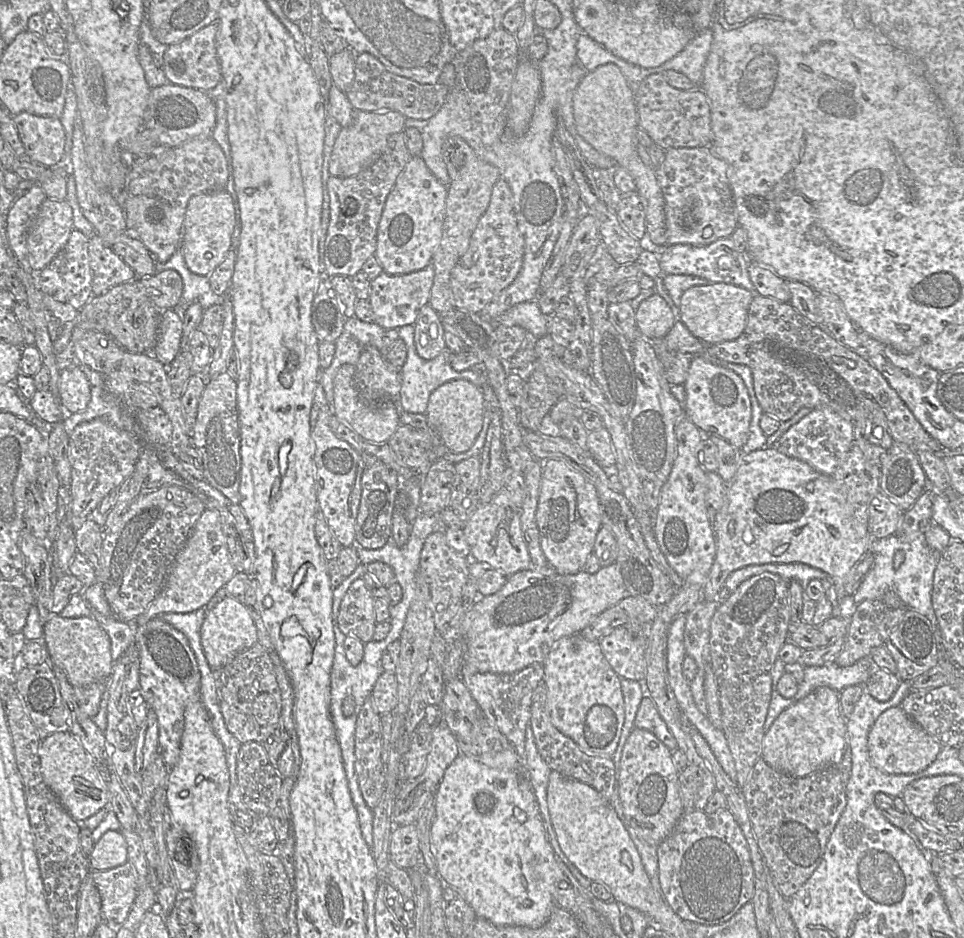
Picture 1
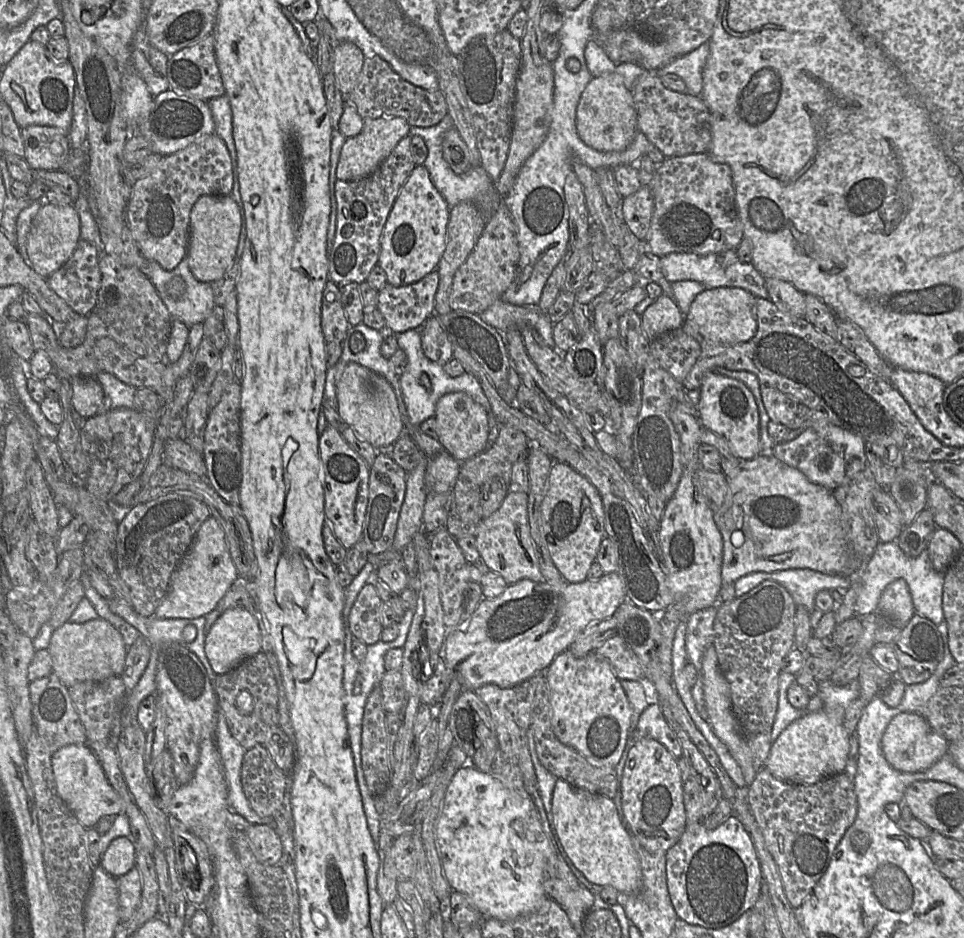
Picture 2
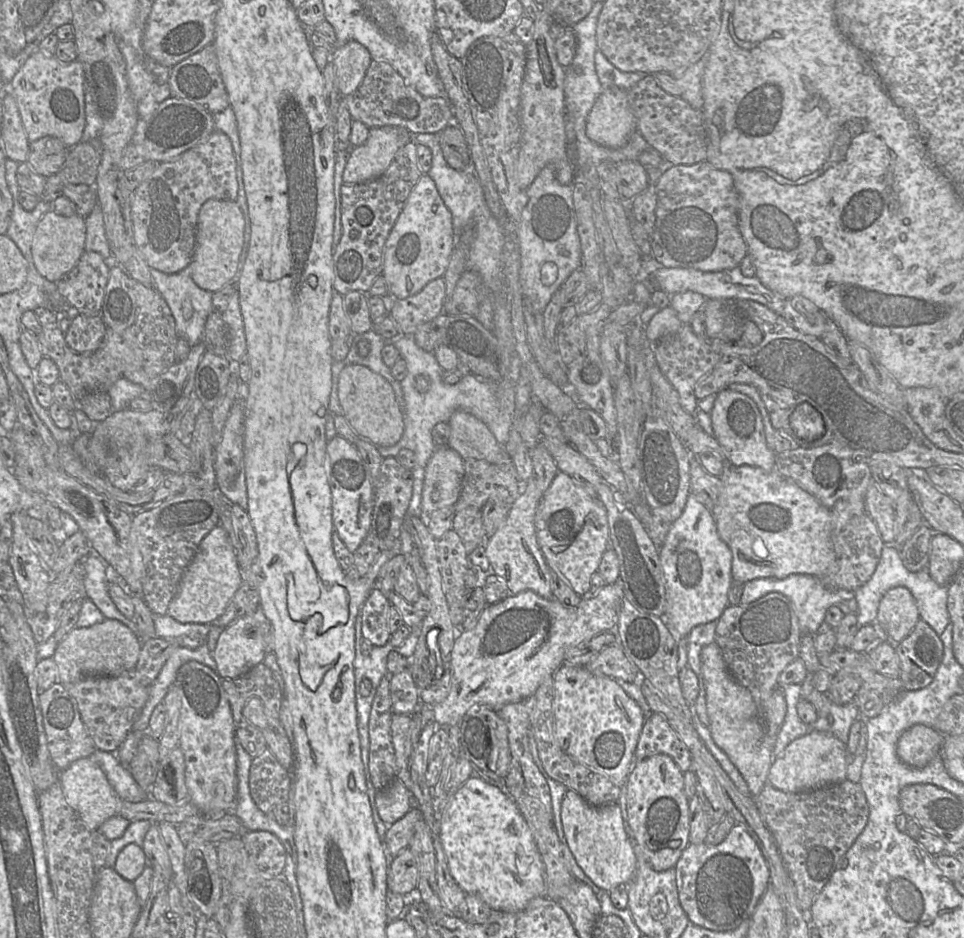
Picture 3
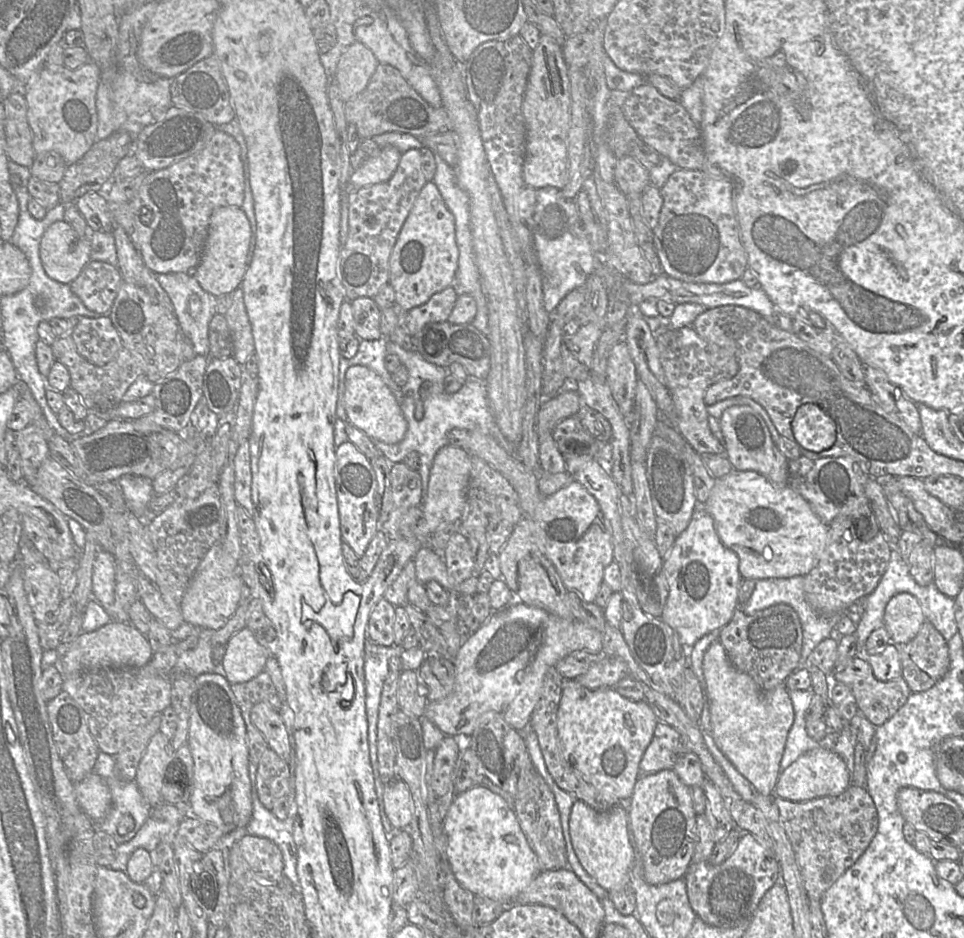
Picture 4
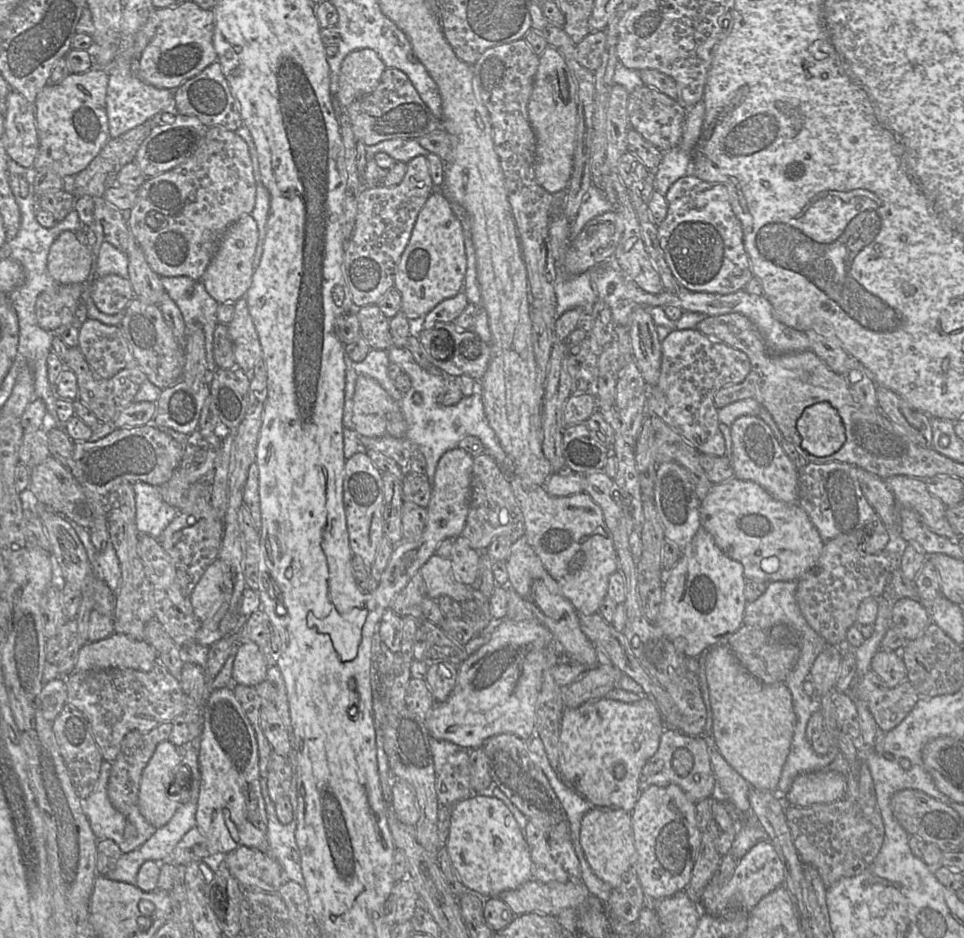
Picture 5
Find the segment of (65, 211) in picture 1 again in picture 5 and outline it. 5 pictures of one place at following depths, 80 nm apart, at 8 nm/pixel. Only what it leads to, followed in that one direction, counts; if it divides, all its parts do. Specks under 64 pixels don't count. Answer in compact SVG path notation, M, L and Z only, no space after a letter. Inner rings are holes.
M63 231L49 249L47 269L50 276L59 284L89 283L93 278L91 249L81 244L74 232Z

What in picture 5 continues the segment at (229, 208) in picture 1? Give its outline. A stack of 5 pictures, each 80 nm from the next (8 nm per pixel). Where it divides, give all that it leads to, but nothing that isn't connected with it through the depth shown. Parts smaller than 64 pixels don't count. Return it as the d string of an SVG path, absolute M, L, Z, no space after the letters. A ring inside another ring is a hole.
M250 214L242 215L224 233L212 260L200 279L208 294L218 303L234 303L245 297L252 283L253 259L258 239L258 226Z

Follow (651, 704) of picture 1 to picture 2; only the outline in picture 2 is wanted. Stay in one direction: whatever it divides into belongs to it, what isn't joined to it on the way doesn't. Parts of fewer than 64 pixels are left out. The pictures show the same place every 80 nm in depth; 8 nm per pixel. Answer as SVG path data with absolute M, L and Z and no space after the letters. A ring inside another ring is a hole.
M650 703L640 715L636 728L629 730L629 738L623 752L629 752L630 748L642 738L651 738L662 744L675 759L682 756L680 743L667 723L659 703Z

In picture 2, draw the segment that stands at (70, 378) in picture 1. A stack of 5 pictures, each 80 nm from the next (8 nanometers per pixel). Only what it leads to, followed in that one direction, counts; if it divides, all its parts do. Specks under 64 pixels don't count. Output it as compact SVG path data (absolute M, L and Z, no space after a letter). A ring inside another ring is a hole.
M76 377L70 381L71 402L75 411L85 418L102 412L104 391L100 383L92 377Z

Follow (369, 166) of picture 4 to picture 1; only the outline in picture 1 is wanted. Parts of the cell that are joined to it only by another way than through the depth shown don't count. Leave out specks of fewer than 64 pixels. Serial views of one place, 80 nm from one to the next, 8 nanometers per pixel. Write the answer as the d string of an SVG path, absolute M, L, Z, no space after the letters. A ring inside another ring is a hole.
M353 109L350 125L341 128L333 145L330 174L341 178L352 177L369 167L385 151L390 136L404 131L405 120L396 111L367 112Z

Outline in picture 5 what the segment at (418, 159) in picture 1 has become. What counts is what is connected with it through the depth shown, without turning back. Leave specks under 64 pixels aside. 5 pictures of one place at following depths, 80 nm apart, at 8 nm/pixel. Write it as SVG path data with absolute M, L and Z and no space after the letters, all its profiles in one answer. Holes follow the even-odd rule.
M433 190L419 212L409 242L403 251L394 276L394 287L400 292L401 311L408 320L424 317L445 299L463 291L467 256L460 221L449 201Z

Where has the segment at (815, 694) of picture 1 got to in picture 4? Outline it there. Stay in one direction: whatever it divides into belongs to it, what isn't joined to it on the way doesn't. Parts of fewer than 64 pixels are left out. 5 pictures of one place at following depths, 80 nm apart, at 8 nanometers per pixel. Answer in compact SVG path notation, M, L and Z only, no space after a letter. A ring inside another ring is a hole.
M817 747L802 754L779 774L774 795L793 802L825 796L838 796L850 785L850 776L843 759L833 750Z

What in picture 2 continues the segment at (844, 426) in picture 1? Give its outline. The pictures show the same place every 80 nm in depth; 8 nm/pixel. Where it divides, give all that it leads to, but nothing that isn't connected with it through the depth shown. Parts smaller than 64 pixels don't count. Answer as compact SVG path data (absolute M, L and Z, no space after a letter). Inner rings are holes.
M835 425L823 429L805 429L793 440L775 444L771 454L786 465L798 469L810 482L831 491L842 484L855 458L864 457L867 462L865 441Z

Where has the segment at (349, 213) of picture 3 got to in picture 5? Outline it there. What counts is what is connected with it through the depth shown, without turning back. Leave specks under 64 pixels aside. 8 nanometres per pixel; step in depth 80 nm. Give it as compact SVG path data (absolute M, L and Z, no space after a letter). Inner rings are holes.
M425 156L407 164L402 181L394 186L364 188L358 196L355 228L343 255L342 270L355 308L377 304L394 287L394 276L417 216L434 190Z

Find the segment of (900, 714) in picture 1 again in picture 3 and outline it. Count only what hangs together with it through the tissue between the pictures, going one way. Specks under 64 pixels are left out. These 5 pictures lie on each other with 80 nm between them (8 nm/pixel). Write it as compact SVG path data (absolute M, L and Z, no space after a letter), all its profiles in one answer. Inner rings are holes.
M916 724L901 734L896 753L905 765L922 768L941 752L944 740L945 736L936 728Z

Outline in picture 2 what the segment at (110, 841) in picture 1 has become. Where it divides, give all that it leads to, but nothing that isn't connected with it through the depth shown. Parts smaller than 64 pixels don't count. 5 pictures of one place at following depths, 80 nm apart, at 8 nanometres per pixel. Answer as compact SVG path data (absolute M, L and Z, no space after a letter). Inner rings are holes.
M117 837L101 855L100 867L114 877L128 873L136 866L136 846L129 837Z

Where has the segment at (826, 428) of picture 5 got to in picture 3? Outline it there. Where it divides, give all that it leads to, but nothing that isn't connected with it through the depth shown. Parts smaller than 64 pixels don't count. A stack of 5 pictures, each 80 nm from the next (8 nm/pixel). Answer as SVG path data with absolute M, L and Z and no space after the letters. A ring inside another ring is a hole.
M801 403L790 416L790 424L804 444L812 444L824 436L826 428L821 413L809 403Z

